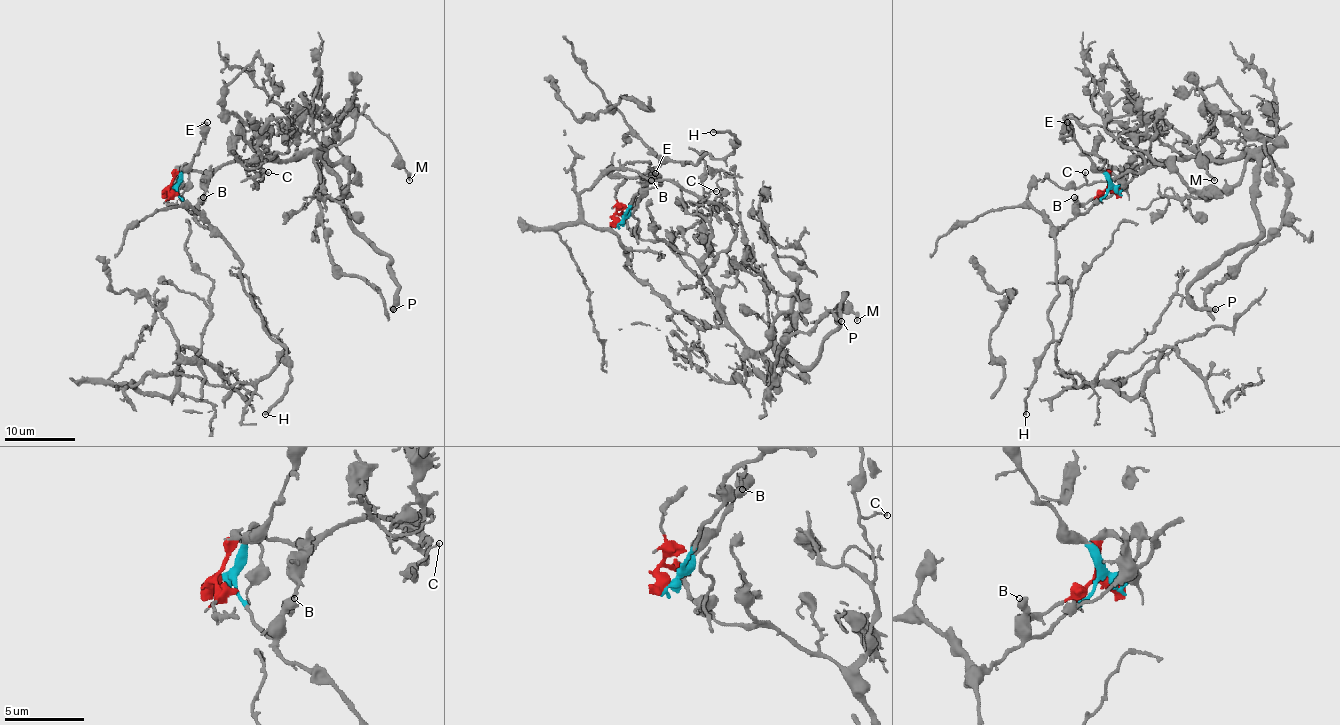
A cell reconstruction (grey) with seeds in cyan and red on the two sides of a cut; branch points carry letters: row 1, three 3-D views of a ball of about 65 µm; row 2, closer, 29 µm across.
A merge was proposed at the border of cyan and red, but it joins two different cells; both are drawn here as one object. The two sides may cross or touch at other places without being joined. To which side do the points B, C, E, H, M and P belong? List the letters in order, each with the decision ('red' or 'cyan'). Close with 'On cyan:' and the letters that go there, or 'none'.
B: cyan
C: red
E: cyan
H: cyan
M: red
P: red
On cyan: B, E, H

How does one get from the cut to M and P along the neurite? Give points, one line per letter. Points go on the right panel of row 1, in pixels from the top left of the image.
M: (1118, 191), (1112, 170), (1238, 159), (1274, 143), (1247, 138), (1210, 108), (1215, 122), (1197, 145), (1213, 180)
P: (1118, 191), (1112, 170), (1148, 161), (1256, 161), (1260, 234), (1189, 289), (1199, 308), (1215, 308)

